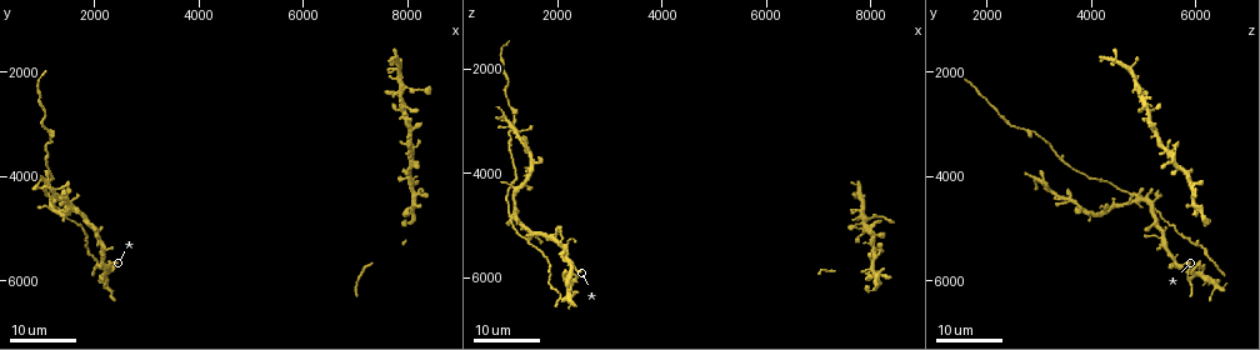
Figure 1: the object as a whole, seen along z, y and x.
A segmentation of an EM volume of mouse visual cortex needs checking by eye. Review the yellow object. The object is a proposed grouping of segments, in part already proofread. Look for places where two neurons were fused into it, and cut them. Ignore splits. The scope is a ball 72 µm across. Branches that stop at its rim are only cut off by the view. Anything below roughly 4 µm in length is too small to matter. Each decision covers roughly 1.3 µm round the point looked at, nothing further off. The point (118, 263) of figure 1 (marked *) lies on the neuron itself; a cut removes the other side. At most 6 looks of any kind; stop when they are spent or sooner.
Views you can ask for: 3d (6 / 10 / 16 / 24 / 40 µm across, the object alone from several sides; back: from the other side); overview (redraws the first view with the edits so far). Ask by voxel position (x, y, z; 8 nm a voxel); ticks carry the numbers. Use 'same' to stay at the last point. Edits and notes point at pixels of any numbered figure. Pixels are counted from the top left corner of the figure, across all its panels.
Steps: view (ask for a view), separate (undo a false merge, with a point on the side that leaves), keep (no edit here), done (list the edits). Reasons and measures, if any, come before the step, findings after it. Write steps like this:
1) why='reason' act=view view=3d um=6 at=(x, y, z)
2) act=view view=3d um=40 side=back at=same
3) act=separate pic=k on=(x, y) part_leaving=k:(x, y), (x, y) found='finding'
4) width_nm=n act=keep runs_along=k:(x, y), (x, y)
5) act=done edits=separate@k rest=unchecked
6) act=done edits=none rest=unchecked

act=view view=3d um=16 at=(1200, 4450, 4750)

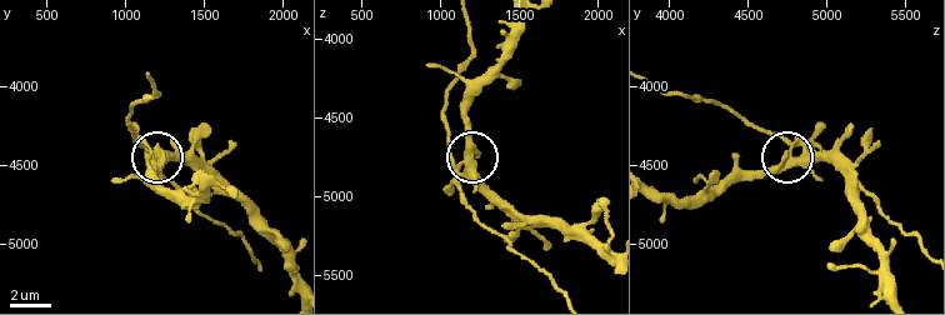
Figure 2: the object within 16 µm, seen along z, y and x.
act=view view=3d um=10 at=(1160, 4460, 4740)

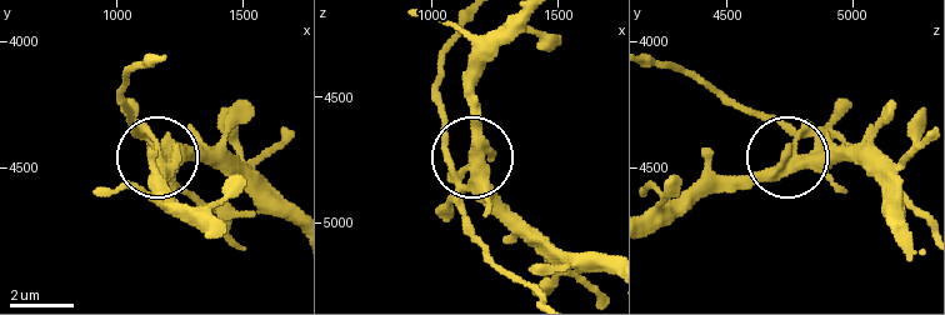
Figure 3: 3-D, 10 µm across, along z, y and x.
act=keep runs_along=3:(603, 271), (571, 264), (495, 191), (474, 150), (474, 64) found='all the same neuron'

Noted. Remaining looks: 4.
why='three-way junction' act=view view=3d um=16 at=(1400, 4700, 5300)

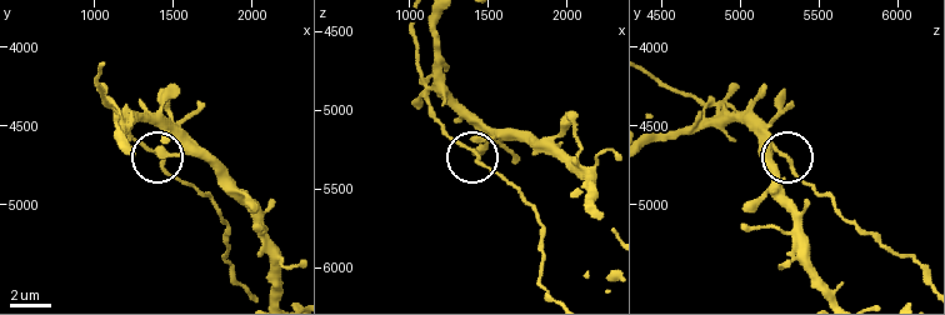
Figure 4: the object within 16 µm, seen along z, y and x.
why='zoom in' act=view view=3d um=10 at=(1380, 4680, 5280)

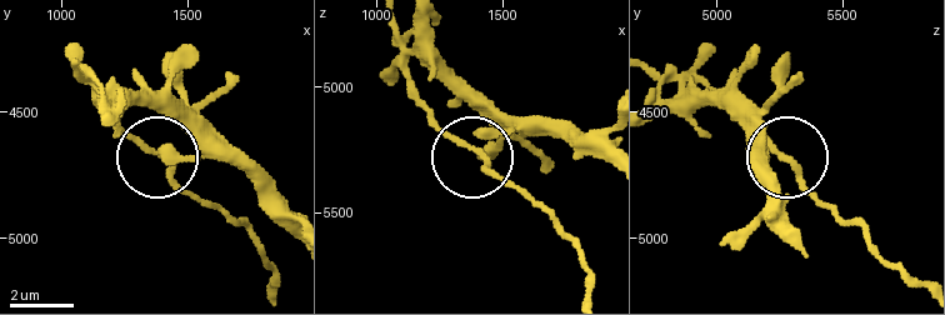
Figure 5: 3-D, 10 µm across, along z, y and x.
width_nm=240 act=keep found='continuous, no second neuron'

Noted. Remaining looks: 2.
why='sudden change in width' act=view view=3d um=16 at=(1050, 3150, 2700)

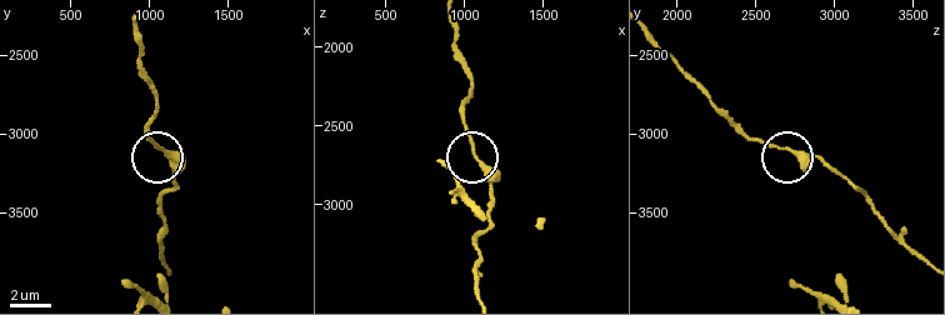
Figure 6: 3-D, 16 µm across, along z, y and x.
act=view view=3d um=6 at=(1100, 3120, 2720)

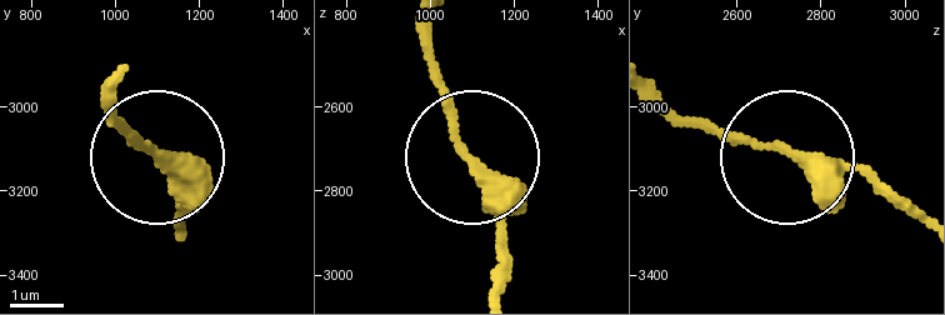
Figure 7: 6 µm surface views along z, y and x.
width_nm=190 act=keep found='one neuron here'

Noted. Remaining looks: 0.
act=done edits=none rest=unchecked

